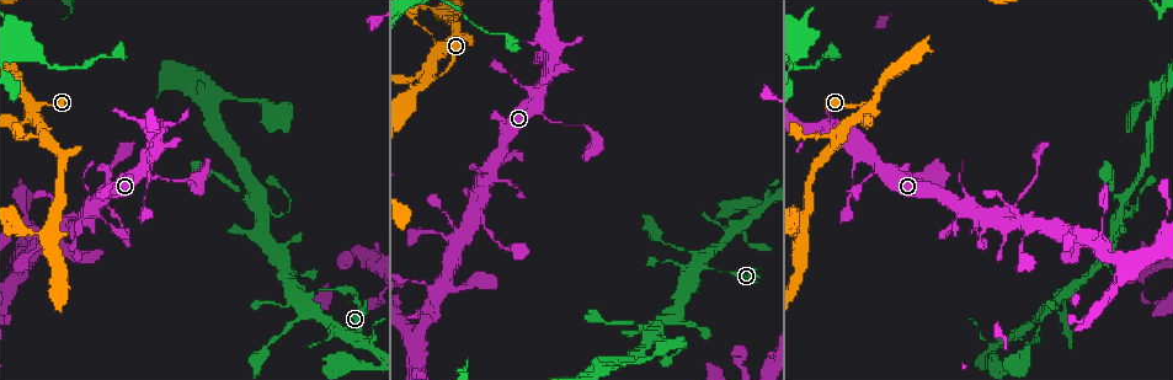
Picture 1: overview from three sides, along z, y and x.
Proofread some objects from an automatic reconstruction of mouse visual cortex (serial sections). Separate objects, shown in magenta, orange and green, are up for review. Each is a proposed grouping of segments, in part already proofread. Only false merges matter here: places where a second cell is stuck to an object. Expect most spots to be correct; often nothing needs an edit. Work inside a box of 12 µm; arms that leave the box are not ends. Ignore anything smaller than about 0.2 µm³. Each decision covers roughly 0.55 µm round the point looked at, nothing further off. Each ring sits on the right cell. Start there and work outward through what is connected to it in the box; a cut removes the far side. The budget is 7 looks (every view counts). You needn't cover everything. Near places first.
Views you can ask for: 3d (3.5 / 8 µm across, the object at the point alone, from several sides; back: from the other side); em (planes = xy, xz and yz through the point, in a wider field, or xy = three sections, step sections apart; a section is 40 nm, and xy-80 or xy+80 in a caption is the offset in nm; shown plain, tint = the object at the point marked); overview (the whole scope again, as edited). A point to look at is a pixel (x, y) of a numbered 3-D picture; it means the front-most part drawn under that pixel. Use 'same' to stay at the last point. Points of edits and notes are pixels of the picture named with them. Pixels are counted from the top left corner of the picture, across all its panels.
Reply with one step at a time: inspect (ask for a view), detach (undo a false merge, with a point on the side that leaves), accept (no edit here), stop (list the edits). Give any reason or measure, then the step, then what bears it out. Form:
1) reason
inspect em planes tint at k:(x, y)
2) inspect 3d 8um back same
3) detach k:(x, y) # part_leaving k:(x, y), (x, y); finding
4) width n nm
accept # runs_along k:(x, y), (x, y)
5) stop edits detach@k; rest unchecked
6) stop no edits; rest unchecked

branch point
inspect em xy step 2 tint at 1:(38, 109)

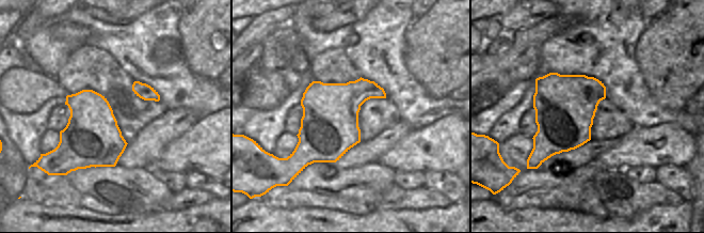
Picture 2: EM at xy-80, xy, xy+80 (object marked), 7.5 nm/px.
see where the arms go
inspect 3d 3.5um same

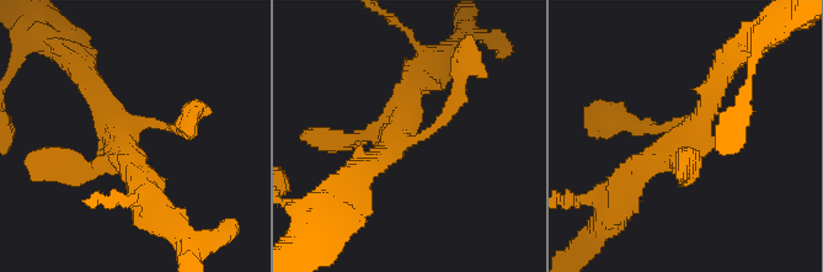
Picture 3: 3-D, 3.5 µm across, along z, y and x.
accept # runs_along 3:(181, 127), (139, 123), (121, 138), (139, 180); one cell here

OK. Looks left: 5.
a fork
inspect 3d 3.5um at 1:(54, 227)

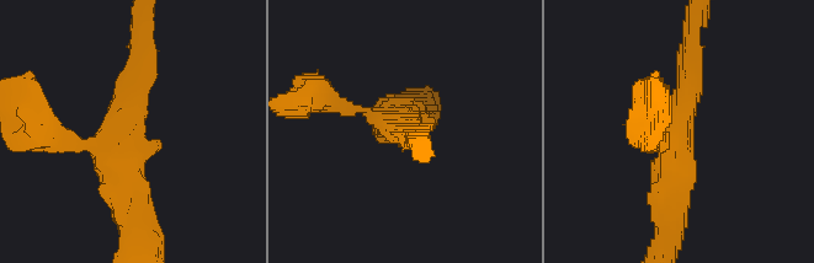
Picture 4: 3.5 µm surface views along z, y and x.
arms 3; arm_widths 200, 250, 450 nm
inspect em xy step 3 tint at 4:(682, 133)

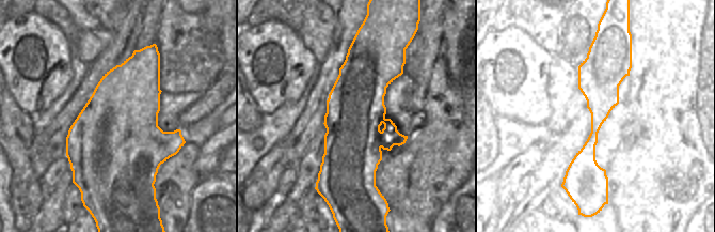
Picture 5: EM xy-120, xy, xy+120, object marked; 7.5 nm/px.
accept # continuous, no second cell

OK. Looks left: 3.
thin neck
inspect 3d 8um at 1:(1070, 232)

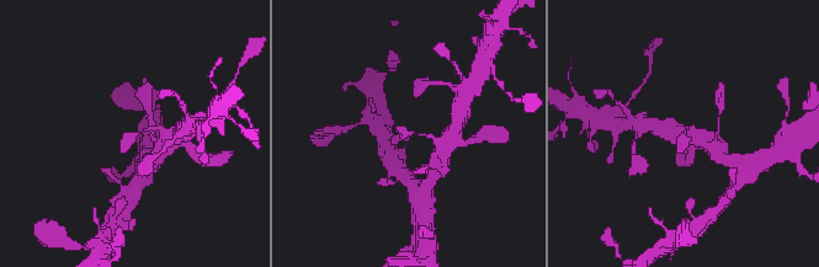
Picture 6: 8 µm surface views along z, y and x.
zoom in
inspect 3d 3.5um at 6:(140, 132)

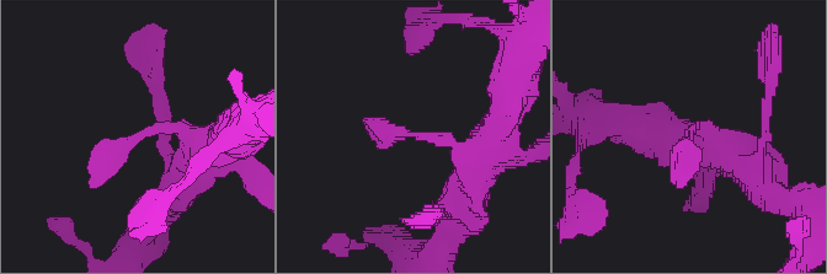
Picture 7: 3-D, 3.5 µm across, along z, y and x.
arm_widths 200, 300 nm; now the EM
inspect em xy step 1 tint at 7:(689, 136)

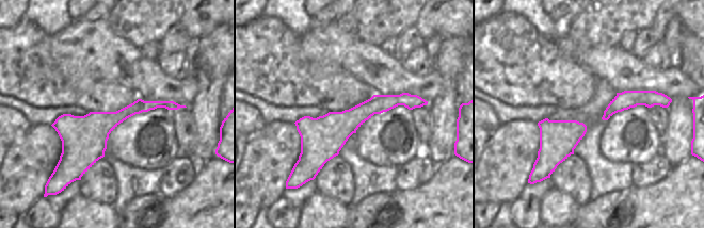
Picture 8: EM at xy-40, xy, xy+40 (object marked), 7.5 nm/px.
accept # runs_along 8:(422, 102), (372, 106), (302, 160); one cell here

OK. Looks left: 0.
stop no edits; rest unchecked

